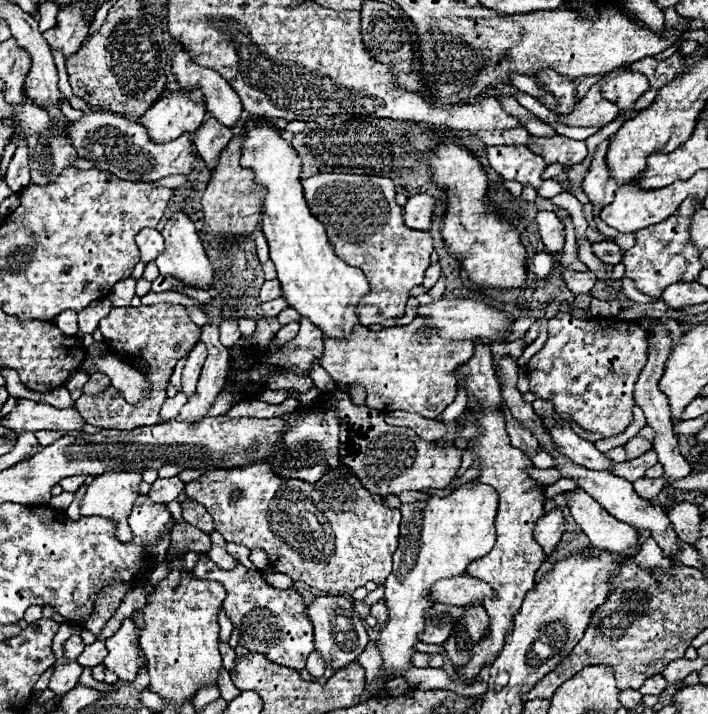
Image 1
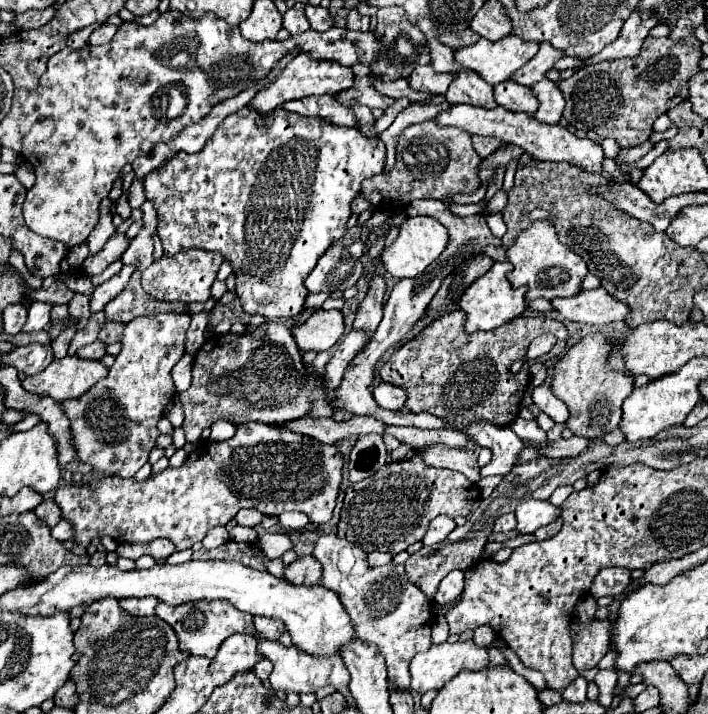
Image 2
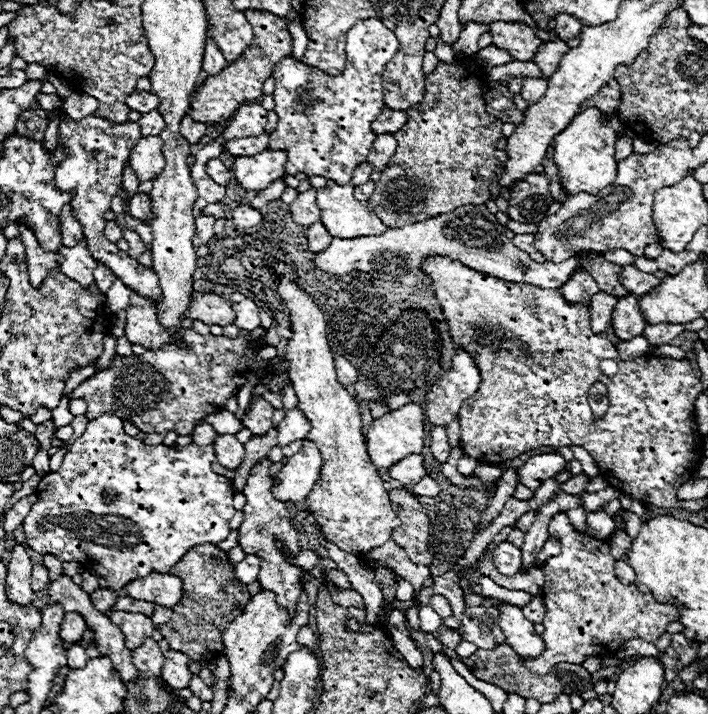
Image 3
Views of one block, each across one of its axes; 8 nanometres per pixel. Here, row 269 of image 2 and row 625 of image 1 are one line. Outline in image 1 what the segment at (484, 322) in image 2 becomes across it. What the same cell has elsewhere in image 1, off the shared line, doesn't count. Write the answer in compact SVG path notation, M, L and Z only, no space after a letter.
M474 344L474 356L466 364L460 364L454 370L454 378L464 380L464 390L468 394L468 398L478 402L478 406L482 408L482 410L466 408L466 412L464 412L464 416L466 414L472 416L472 422L480 430L480 436L472 438L472 444L464 448L464 450L470 450L476 454L474 464L480 466L480 476L474 478L474 482L476 484L488 484L498 492L494 548L484 558L474 560L474 564L470 564L466 570L468 576L478 578L482 582L488 582L496 590L496 598L484 600L484 608L490 616L488 636L474 646L470 662L466 666L462 666L454 676L456 682L472 682L478 676L478 672L484 666L492 664L494 658L498 656L498 652L502 650L506 632L510 632L510 620L516 616L526 592L530 592L536 586L536 580L534 580L536 570L540 568L542 562L546 562L546 554L544 554L542 546L536 544L536 540L532 538L534 522L544 514L546 496L544 496L540 482L534 480L528 472L530 468L534 468L534 464L528 460L528 456L522 450L518 450L510 444L510 438L506 434L506 420L504 420L504 414L500 410L500 402L502 402L500 382L496 378L494 366L492 366L490 346L488 344Z

